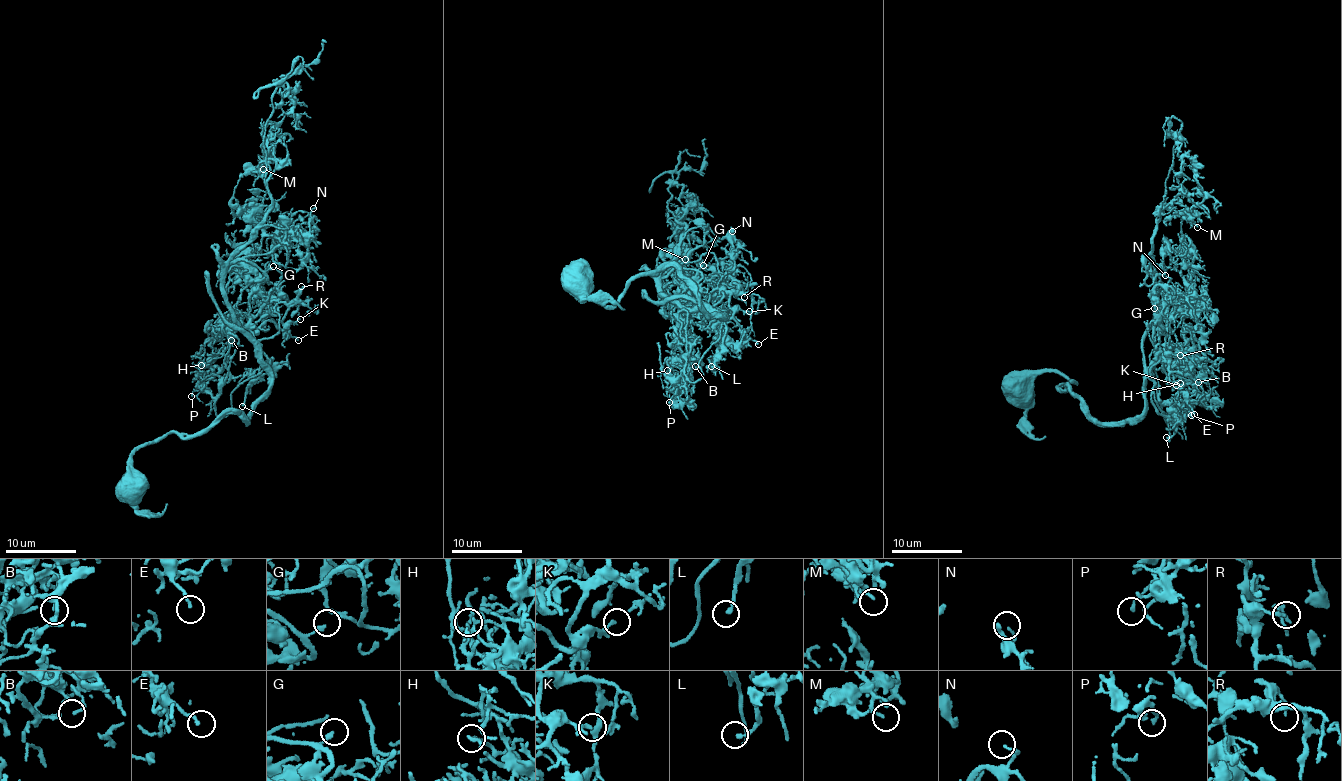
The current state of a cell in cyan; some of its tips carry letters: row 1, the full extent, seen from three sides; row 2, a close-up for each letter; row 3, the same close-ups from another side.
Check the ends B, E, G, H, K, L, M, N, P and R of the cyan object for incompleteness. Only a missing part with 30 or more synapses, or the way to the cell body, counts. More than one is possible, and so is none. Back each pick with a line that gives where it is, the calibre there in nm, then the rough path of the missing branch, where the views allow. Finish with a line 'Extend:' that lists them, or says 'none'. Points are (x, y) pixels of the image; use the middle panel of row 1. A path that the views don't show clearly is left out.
B: place (695, 366); calibre 140 nm; course (695, 366), (696, 372), (713, 363), (722, 369), (726, 389), (740, 395)
Extend: B

